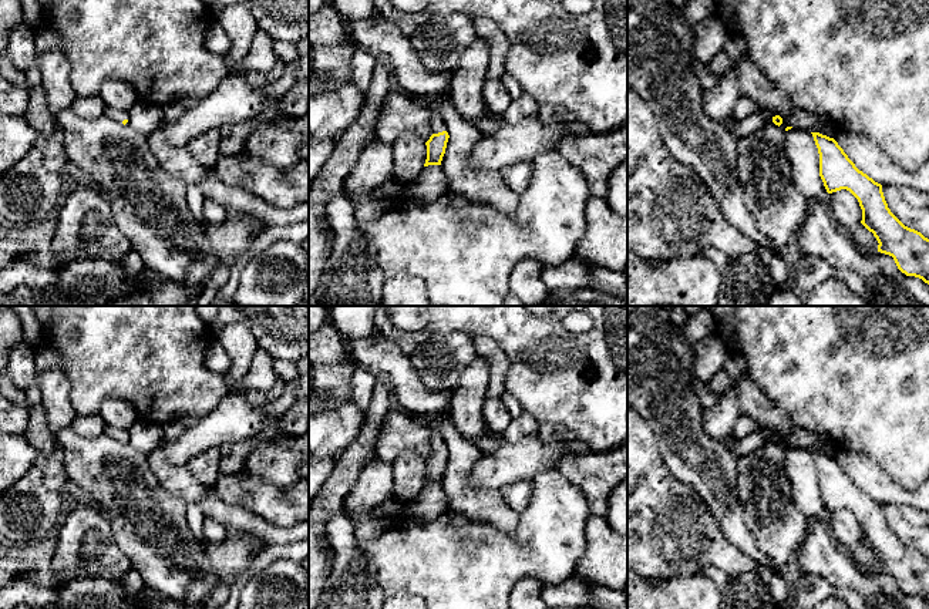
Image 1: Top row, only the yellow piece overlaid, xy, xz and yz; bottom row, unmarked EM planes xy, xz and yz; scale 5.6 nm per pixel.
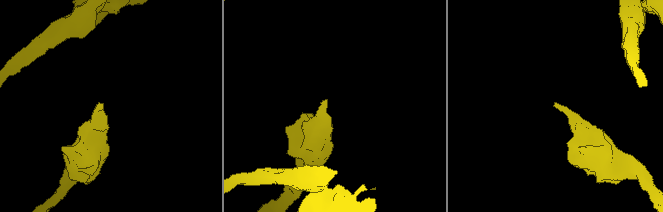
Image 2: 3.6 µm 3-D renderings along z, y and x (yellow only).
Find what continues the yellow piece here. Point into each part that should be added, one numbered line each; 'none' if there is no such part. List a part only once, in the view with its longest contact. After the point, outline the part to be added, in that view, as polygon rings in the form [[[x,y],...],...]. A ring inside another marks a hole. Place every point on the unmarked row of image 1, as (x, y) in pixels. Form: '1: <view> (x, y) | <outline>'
1: xz (437, 443) | [[[428,425],[428,430],[430,430],[430,447],[431,447],[431,451],[432,452],[438,452],[438,451],[442,451],[442,450],[448,451],[441,431],[434,425]]]

